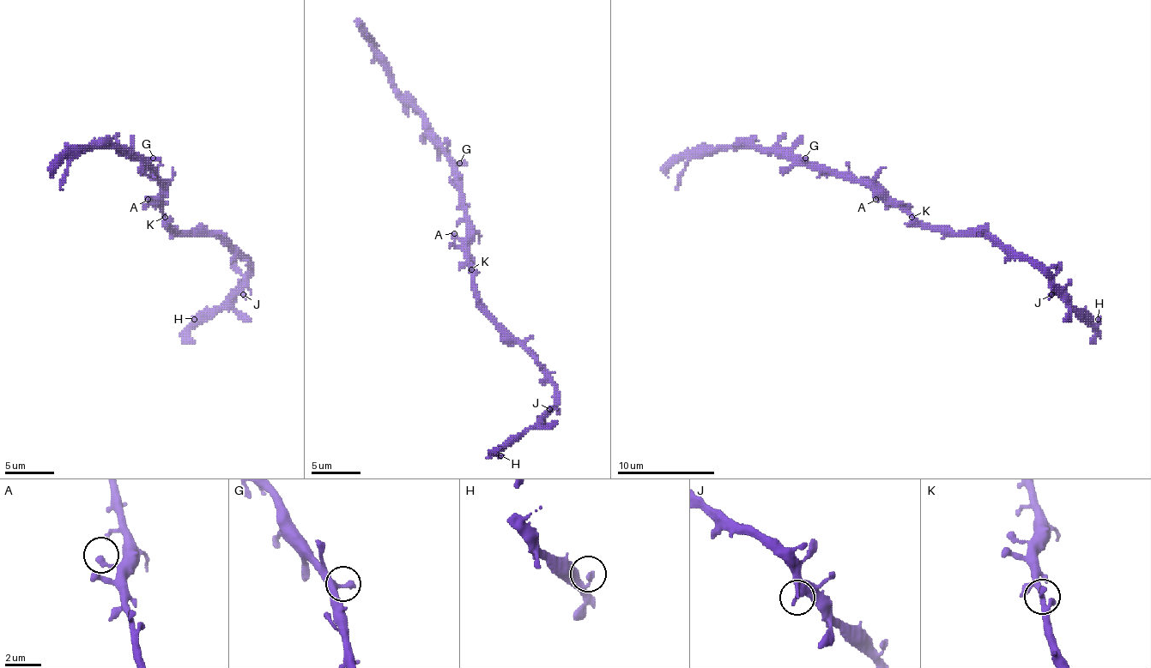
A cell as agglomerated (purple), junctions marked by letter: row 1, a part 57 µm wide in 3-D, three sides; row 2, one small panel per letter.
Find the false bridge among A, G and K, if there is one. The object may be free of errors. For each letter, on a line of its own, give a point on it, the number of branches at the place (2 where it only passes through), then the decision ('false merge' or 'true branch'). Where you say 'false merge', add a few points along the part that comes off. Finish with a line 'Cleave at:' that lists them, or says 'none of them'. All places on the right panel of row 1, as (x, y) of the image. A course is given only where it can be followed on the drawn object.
A: place (875, 199); branches 1; true branch
G: place (805, 158); branches 2; true branch
K: place (911, 217); branches 3; true branch
Cleave at: none of them

